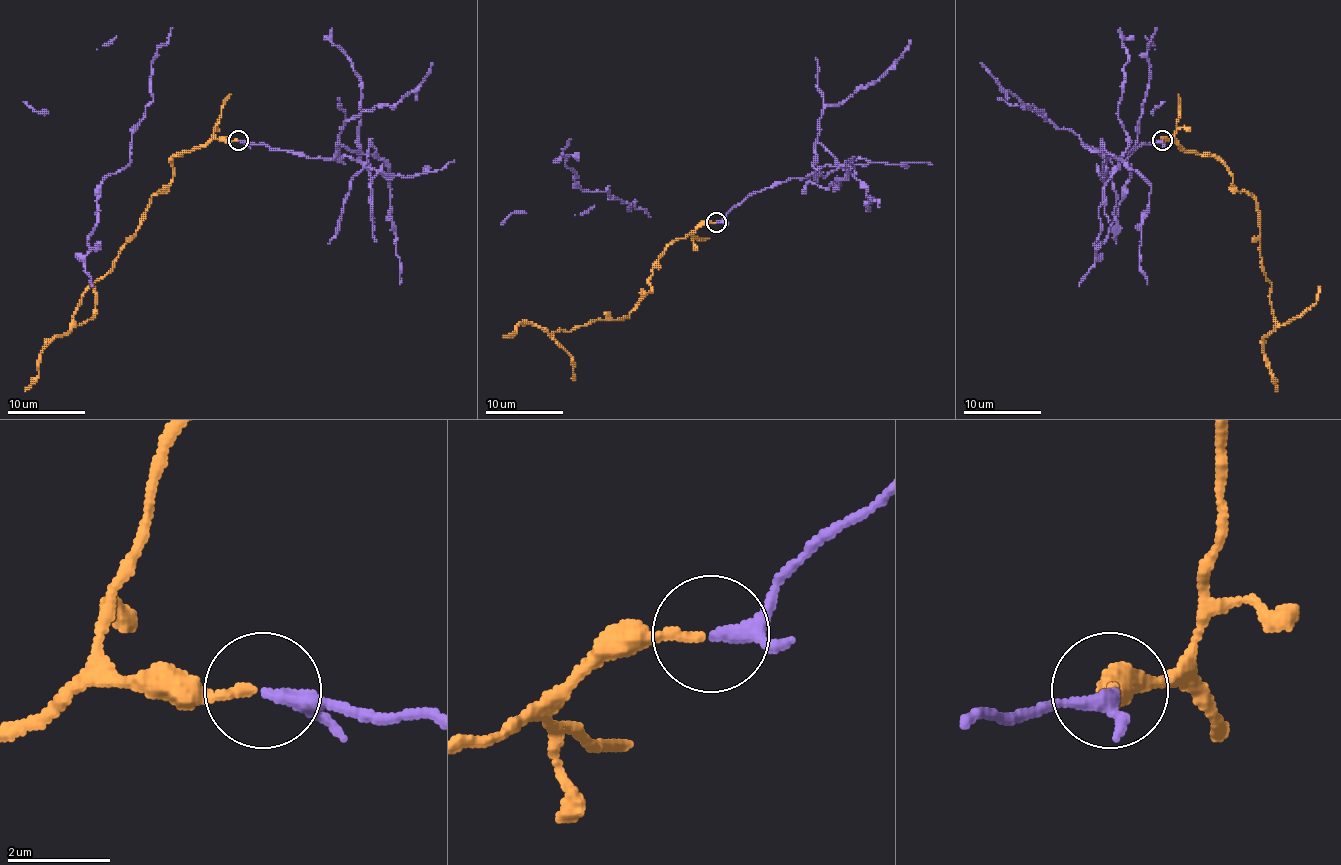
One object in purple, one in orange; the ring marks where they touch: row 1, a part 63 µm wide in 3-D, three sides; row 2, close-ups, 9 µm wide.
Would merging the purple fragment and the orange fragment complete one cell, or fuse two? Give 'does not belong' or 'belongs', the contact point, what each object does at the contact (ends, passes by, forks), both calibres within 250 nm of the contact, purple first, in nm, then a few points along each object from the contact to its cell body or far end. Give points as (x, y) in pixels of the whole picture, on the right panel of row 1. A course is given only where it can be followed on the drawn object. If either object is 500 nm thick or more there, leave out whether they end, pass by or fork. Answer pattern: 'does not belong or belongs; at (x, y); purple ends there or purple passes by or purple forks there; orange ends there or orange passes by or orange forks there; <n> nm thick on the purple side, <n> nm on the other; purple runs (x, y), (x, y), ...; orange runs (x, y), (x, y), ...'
does not belong; at (1162, 140); purple passes by; orange ends there; 220 nm thick on the purple side, 170 nm on the other; purple runs (1163, 141), (1106, 156), (1099, 172), (1106, 179), (1128, 146), (1118, 117), (1122, 42), (1133, 36); orange runs (1163, 141), (1170, 139), (1219, 160), (1238, 191), (1256, 201), (1275, 327), (1264, 339), (1264, 350), (1277, 391)

